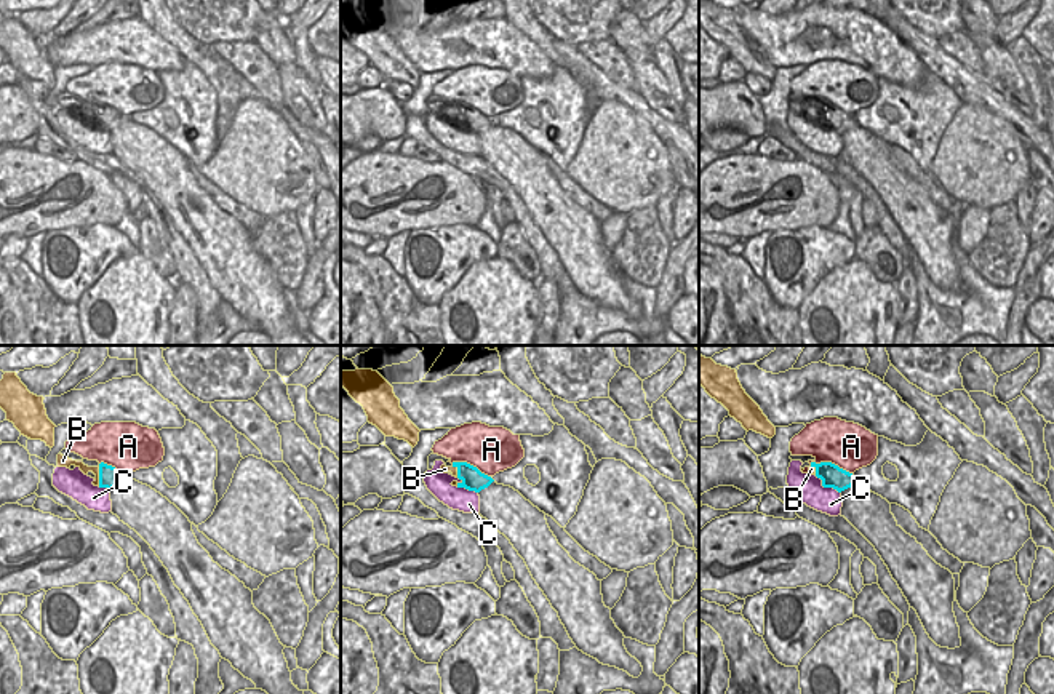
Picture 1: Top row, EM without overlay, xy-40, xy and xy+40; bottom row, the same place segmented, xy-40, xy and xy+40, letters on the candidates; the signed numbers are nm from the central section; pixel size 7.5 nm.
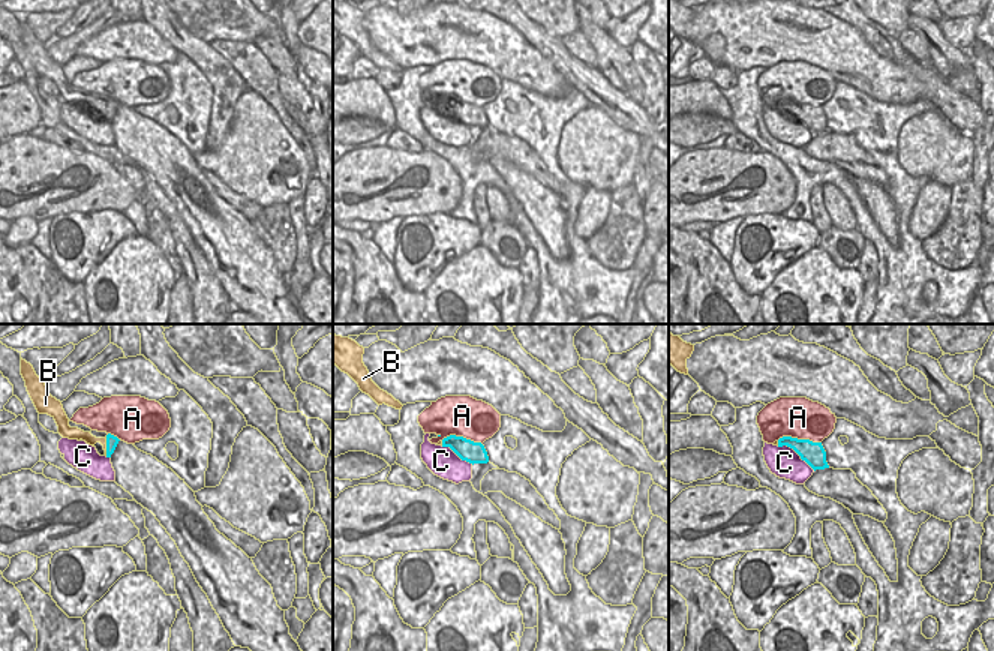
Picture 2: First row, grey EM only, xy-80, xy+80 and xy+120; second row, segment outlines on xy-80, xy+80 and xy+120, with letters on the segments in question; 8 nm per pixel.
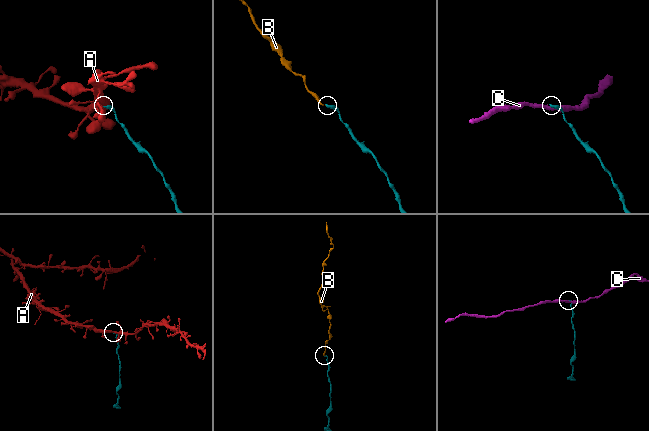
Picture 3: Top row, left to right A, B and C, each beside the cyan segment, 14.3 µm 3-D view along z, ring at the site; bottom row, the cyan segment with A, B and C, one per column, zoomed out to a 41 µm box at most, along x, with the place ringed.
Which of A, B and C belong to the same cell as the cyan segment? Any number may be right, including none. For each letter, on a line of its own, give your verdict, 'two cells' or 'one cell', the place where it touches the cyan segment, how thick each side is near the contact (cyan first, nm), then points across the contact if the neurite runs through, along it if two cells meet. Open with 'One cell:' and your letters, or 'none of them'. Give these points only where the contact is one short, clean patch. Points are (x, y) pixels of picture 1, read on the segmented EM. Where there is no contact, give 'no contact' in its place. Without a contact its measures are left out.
One cell: B
A: two cells; contact xy+40 (830, 462); calibres 170 and 360 nm
B: one cell; contact xy-40 (99, 475); calibres 160 and 70 nm
C: two cells; contact xy+40 (826, 486); calibres 170 and 220 nm

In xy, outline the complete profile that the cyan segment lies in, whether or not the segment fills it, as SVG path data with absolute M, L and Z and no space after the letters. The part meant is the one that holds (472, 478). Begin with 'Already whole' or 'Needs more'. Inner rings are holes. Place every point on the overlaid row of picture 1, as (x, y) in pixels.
Needs more. M453 462L451 467L441 465L441 472L451 472L453 477L461 480L459 483L453 481L453 486L465 488L475 493L480 493L494 481L491 477L481 473L477 467L467 462Z

